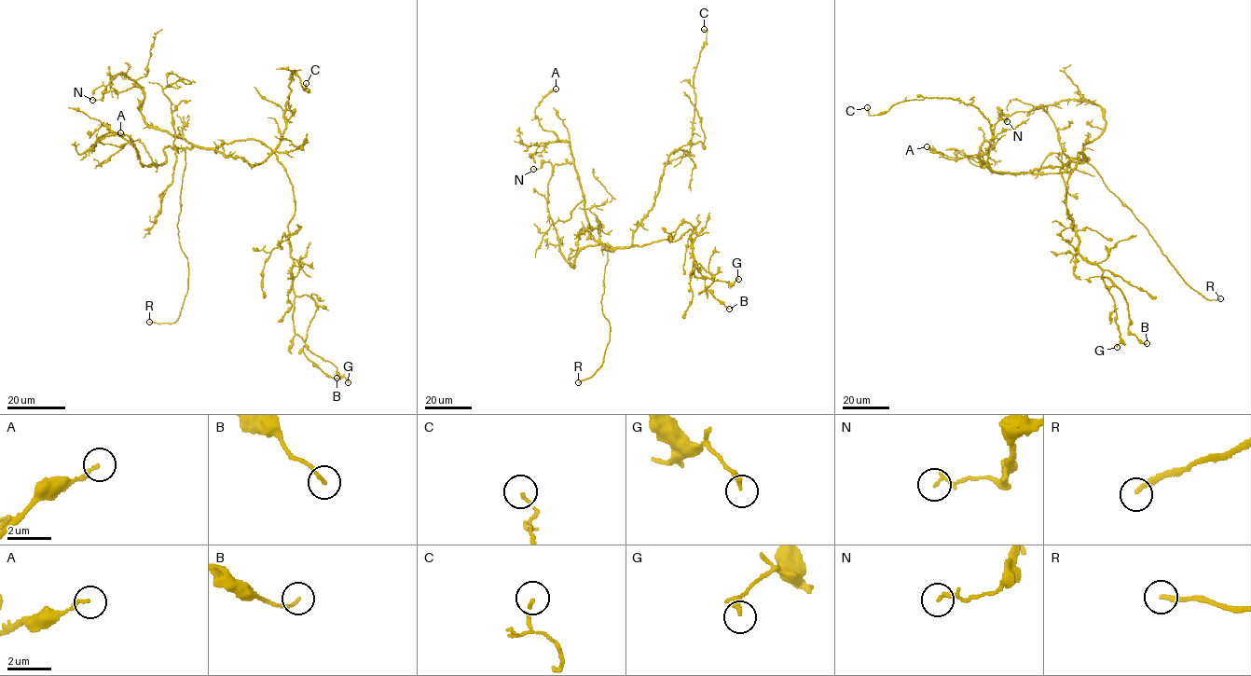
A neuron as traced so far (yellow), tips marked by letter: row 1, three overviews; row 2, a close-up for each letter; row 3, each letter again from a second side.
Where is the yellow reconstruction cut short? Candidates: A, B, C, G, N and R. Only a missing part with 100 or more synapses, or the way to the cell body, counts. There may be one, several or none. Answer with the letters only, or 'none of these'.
R

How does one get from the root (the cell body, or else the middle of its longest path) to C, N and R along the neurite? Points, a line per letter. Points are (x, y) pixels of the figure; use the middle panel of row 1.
C: (631, 245), (667, 157), (687, 154), (692, 145), (694, 75), (704, 29)
N: (631, 245), (585, 246), (573, 268), (560, 251), (548, 210), (552, 165), (543, 162), (533, 169)
R: (631, 245), (608, 249), (601, 304), (610, 323), (610, 338), (602, 365), (578, 382)

